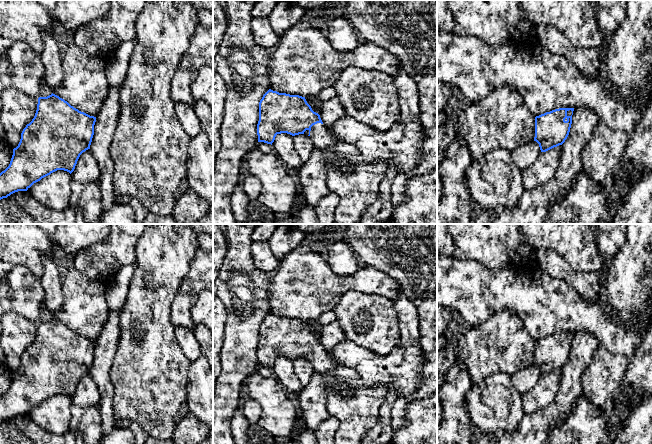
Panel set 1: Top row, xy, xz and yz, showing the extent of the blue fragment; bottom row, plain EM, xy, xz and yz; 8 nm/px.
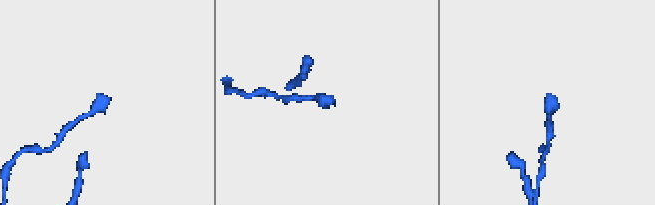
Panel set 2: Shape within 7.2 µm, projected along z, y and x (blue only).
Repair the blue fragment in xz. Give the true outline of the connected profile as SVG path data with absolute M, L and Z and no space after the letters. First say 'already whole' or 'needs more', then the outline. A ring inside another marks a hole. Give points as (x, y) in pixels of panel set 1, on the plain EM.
needs more; M269 313L259 326L258 366L272 369L276 359L281 357L308 359L320 374L339 365L329 356L305 321Z

